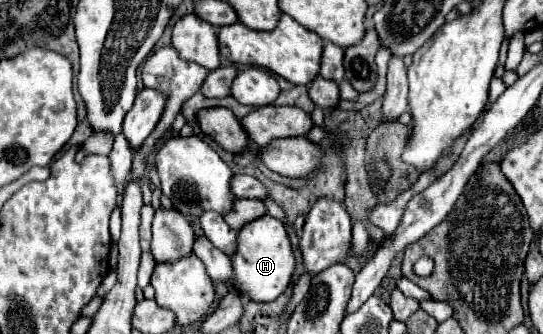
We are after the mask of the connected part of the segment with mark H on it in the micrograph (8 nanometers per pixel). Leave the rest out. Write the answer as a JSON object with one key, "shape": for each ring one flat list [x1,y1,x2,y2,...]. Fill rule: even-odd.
{"shape":[[263,215,239,231,237,253,231,257,231,261,235,271,233,283,239,291,249,295,251,301,275,301,281,293,285,293,297,263,285,225,271,215]]}

